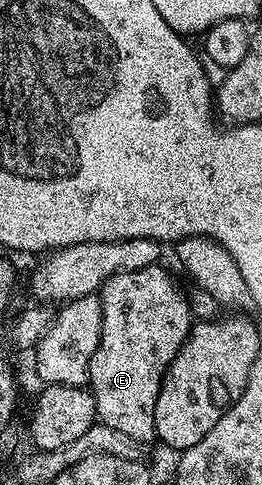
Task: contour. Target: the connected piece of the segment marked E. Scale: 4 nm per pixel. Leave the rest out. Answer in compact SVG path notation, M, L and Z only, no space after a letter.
M162 265L121 271L100 292L100 345L92 355L88 390L94 395L97 418L140 445L154 443L154 410L162 377L176 353L190 338L192 316L187 292L178 291Z

